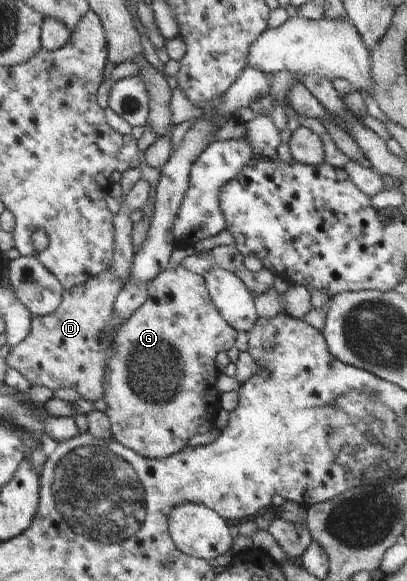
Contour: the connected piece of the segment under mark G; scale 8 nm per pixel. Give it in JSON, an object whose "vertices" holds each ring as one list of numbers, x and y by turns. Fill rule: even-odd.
{"vertices":[[181,266,175,268,167,267,165,270,159,271,153,280,148,282,148,298,136,309,127,321,120,324,115,330,115,339,113,341,116,353,110,358,106,368,106,376,104,377,104,400,107,402,105,414,110,420,110,429,112,438,119,444,128,449,134,450,142,457,148,459,162,459,169,455,178,453,187,446,188,440,195,434,203,434,209,432,215,425,215,419,220,408,220,392,217,391,217,378,220,374,215,366,215,356,219,352,227,352,230,348,235,347,235,341,239,334,232,326,229,326,225,319,219,314,215,305,210,300,205,279,198,274,185,270]]}

